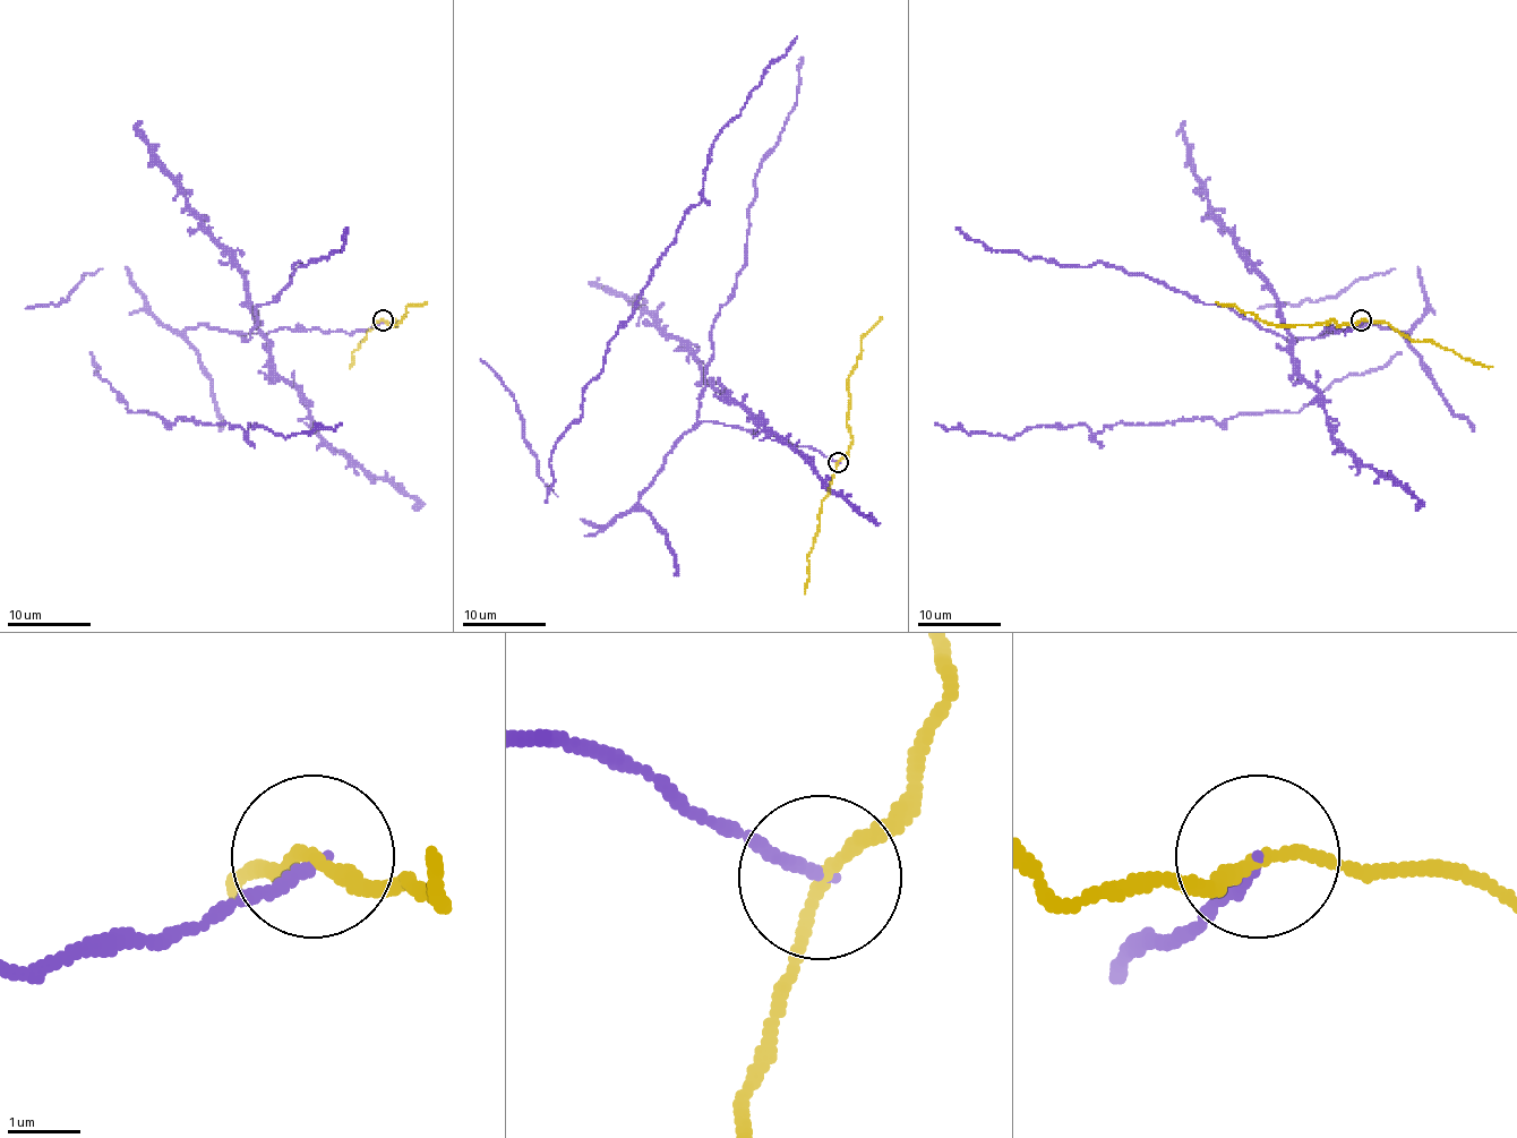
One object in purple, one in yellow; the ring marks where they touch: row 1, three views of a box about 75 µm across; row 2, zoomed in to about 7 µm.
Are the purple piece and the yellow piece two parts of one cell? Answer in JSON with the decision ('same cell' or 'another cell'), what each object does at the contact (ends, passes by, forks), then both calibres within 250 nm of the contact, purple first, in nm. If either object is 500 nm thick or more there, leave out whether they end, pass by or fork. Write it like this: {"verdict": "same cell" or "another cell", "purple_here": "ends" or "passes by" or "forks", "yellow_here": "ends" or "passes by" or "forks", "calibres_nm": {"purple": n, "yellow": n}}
{"verdict": "another cell", "purple_here": "ends", "yellow_here": "passes by", "calibres_nm": {"purple": 140, "yellow": 170}}

